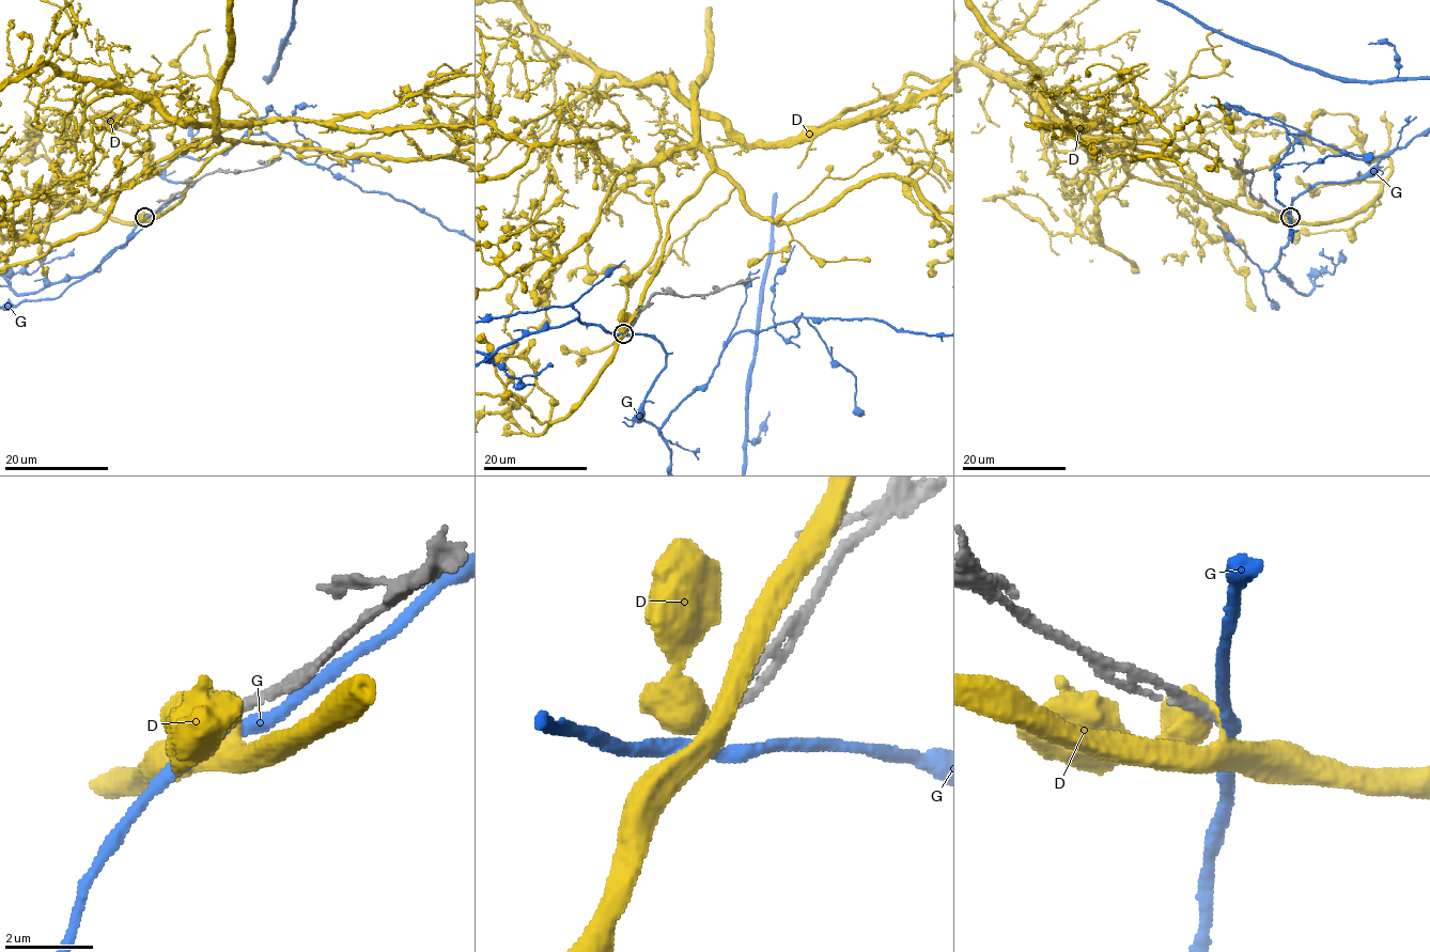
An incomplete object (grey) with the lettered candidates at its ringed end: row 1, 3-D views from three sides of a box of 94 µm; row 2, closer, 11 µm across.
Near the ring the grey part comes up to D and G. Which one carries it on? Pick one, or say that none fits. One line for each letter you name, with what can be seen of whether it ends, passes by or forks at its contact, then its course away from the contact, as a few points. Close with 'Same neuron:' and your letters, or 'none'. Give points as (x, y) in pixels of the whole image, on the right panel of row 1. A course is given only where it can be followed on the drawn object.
Same neuron: none

